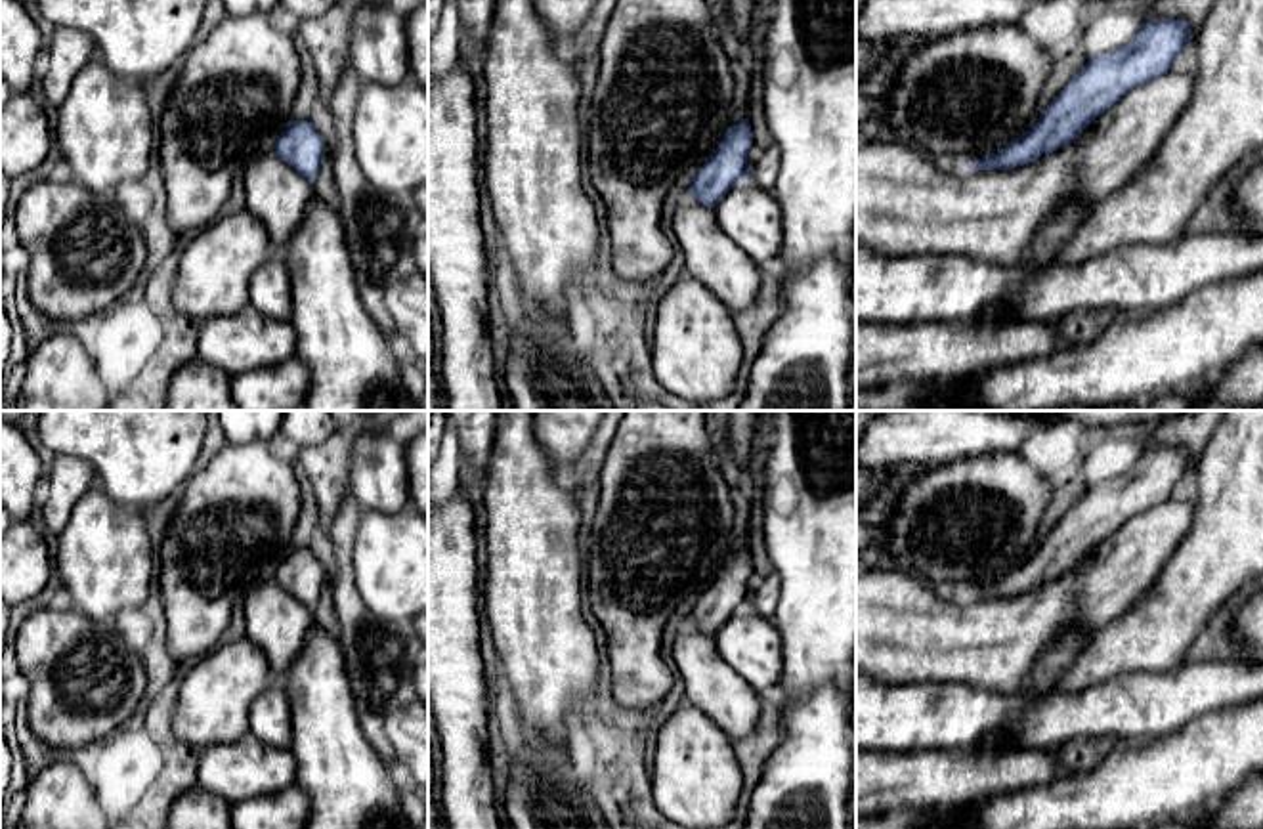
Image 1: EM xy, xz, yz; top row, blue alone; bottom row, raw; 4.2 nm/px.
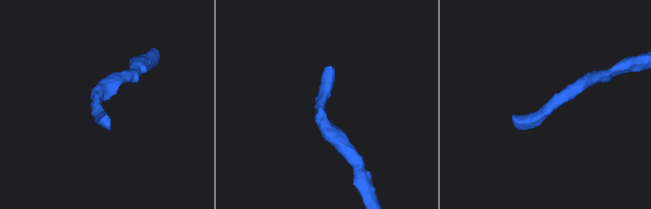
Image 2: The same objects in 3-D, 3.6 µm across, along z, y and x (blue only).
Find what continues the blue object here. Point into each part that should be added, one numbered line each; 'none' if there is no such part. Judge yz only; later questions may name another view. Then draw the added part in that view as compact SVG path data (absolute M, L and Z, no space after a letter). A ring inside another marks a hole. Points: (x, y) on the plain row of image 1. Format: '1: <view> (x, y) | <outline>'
1: yz (908, 633) | M1194 495L1171 497L1127 520L1074 569L1013 598L942 592L904 567L856 569L856 674L881 684L965 684L1018 691L1039 653L1066 628L1091 632L1116 621L1156 583L1194 520Z

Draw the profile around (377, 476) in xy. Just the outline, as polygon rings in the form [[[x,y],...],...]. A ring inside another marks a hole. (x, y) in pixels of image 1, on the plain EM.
[[[373,424],[353,439],[348,491],[361,510],[394,514],[411,504],[405,445],[390,430]]]

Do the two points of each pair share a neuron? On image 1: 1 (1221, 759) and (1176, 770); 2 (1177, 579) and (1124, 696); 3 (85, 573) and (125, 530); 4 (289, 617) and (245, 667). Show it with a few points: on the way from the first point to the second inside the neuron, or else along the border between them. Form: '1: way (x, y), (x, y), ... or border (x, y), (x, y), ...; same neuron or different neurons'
1: way (1210, 759), (1187, 770); same neuron
2: border (1179, 663), (1164, 671), (1124, 673), (1093, 688); different neurons
3: way (96, 562), (113, 541); same neuron
4: border (245, 635), (264, 654), (274, 677); different neurons

